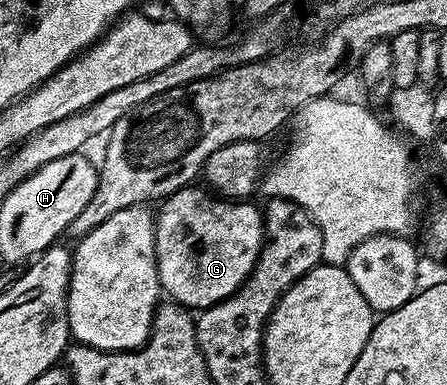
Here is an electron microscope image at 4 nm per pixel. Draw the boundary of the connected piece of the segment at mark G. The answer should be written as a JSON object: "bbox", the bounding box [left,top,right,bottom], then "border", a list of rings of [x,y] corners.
{"bbox":[154,184,264,312],"border":[[[189,184],[175,190],[159,203],[160,211],[157,209],[154,214],[156,267],[161,291],[171,301],[179,302],[196,312],[231,296],[248,278],[248,273],[254,268],[260,249],[264,246],[264,216],[251,206],[251,201],[225,200],[213,196],[207,189],[199,190],[198,187],[199,185]]]}

